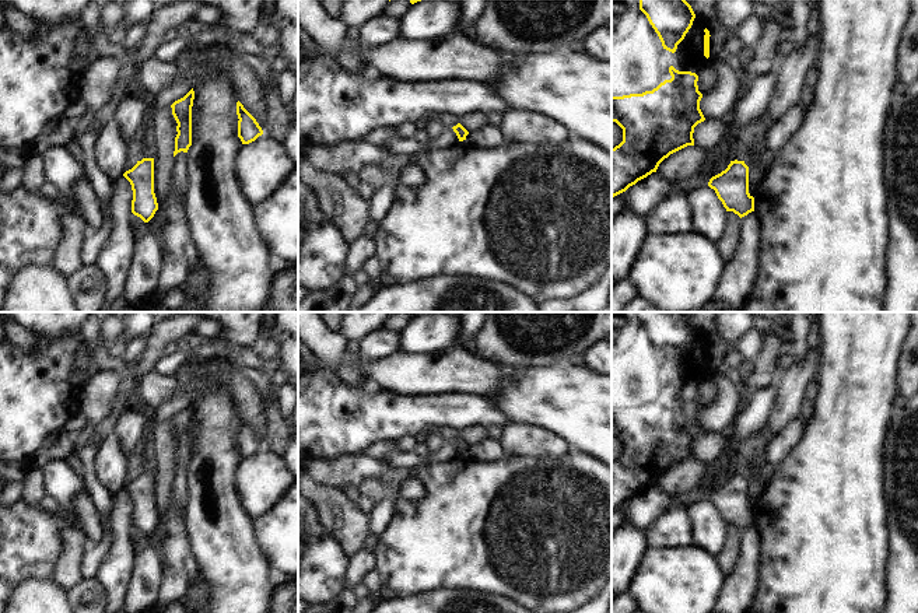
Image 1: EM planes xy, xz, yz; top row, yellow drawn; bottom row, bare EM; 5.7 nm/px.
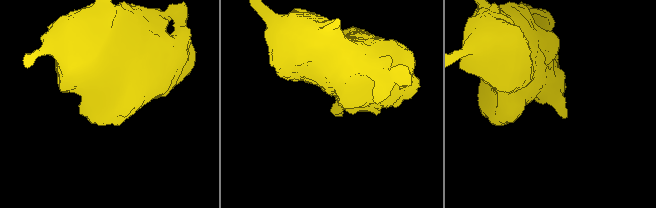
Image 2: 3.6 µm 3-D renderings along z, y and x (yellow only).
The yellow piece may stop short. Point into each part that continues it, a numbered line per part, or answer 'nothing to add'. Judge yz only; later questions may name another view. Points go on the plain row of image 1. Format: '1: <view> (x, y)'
nothing to add

